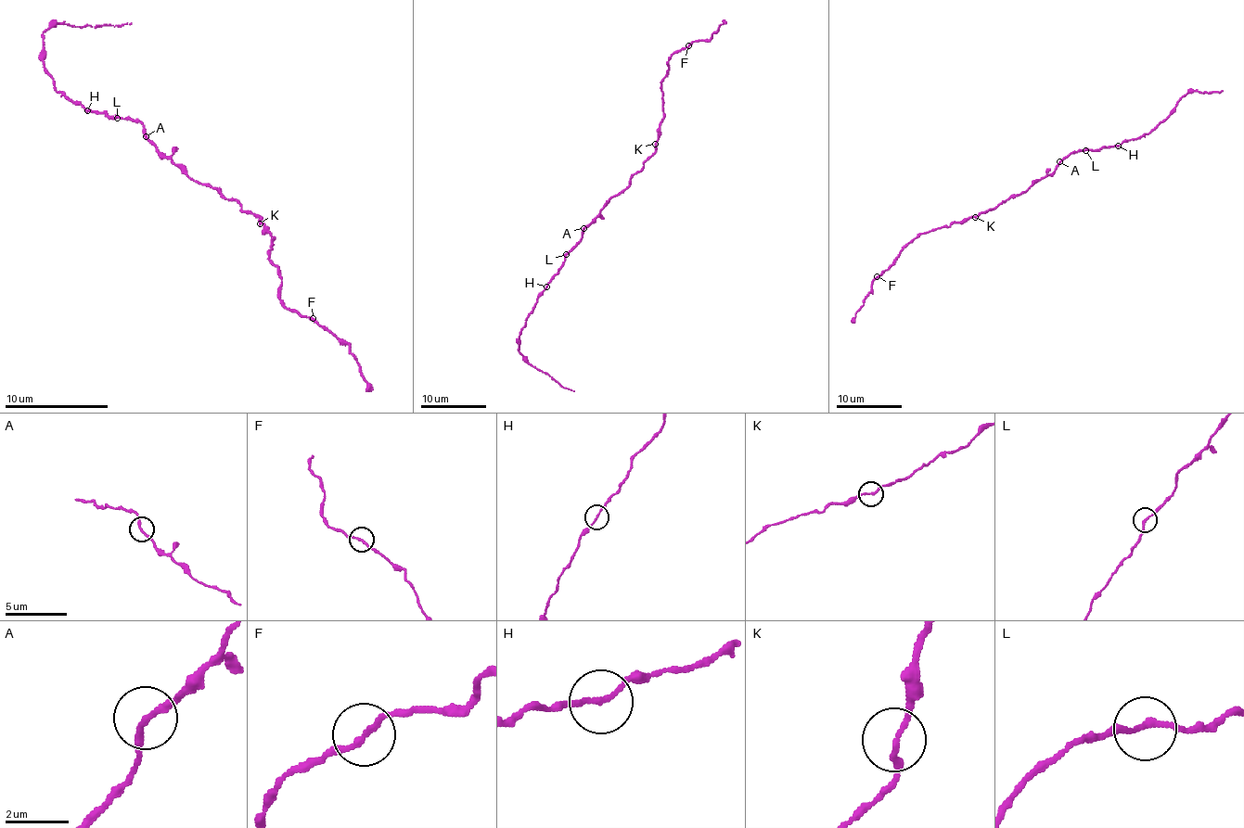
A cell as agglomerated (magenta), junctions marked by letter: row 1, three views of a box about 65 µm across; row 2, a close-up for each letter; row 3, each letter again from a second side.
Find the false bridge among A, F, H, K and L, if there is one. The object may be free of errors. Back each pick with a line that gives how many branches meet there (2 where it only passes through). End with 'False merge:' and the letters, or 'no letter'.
False merge: no letter

